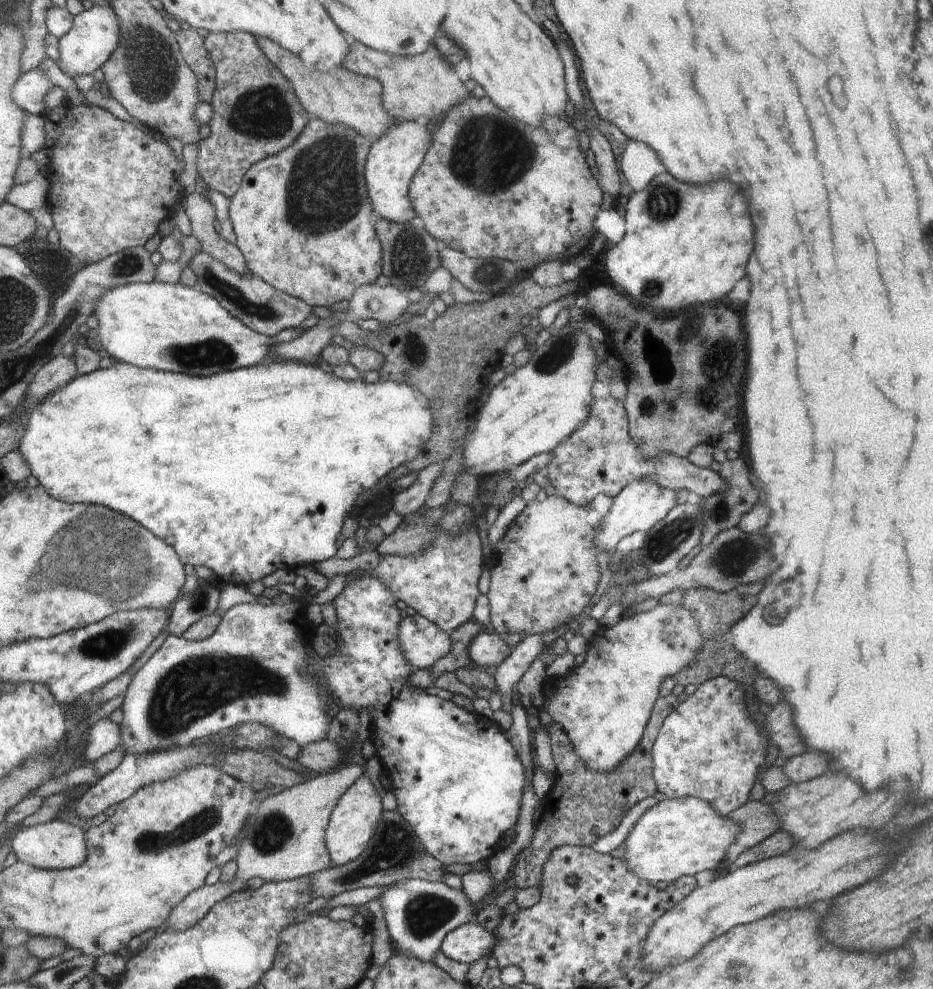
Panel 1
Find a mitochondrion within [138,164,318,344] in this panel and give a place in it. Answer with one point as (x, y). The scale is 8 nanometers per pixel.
(233, 294)

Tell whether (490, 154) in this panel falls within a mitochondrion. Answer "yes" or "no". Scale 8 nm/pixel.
yes

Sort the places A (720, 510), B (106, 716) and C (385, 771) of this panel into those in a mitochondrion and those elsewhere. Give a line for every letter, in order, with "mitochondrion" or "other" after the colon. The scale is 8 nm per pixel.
A: mitochondrion
B: other
C: other

